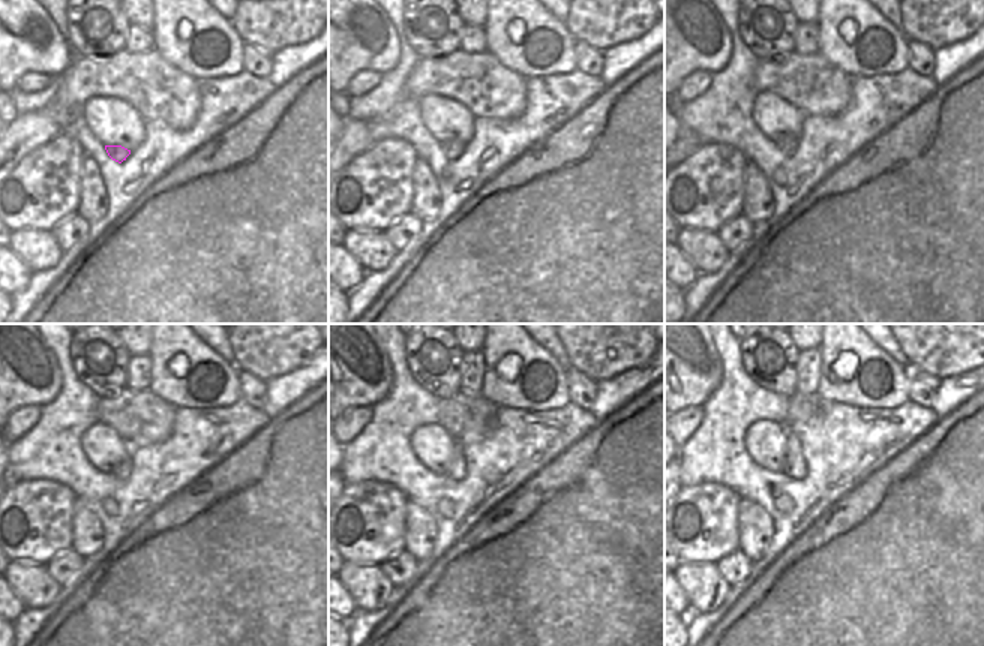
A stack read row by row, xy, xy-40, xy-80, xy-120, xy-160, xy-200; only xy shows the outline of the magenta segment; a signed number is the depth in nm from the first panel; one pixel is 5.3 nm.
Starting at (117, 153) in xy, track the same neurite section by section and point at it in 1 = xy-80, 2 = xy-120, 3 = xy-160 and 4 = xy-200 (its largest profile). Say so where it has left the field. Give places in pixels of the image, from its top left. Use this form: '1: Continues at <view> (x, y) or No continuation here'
1: Continues at xy-80 (788, 144)
2: Continues at xy-120 (125, 468)
3: Continues at xy-160 (456, 471)
4: Continues at xy-200 (794, 466)

